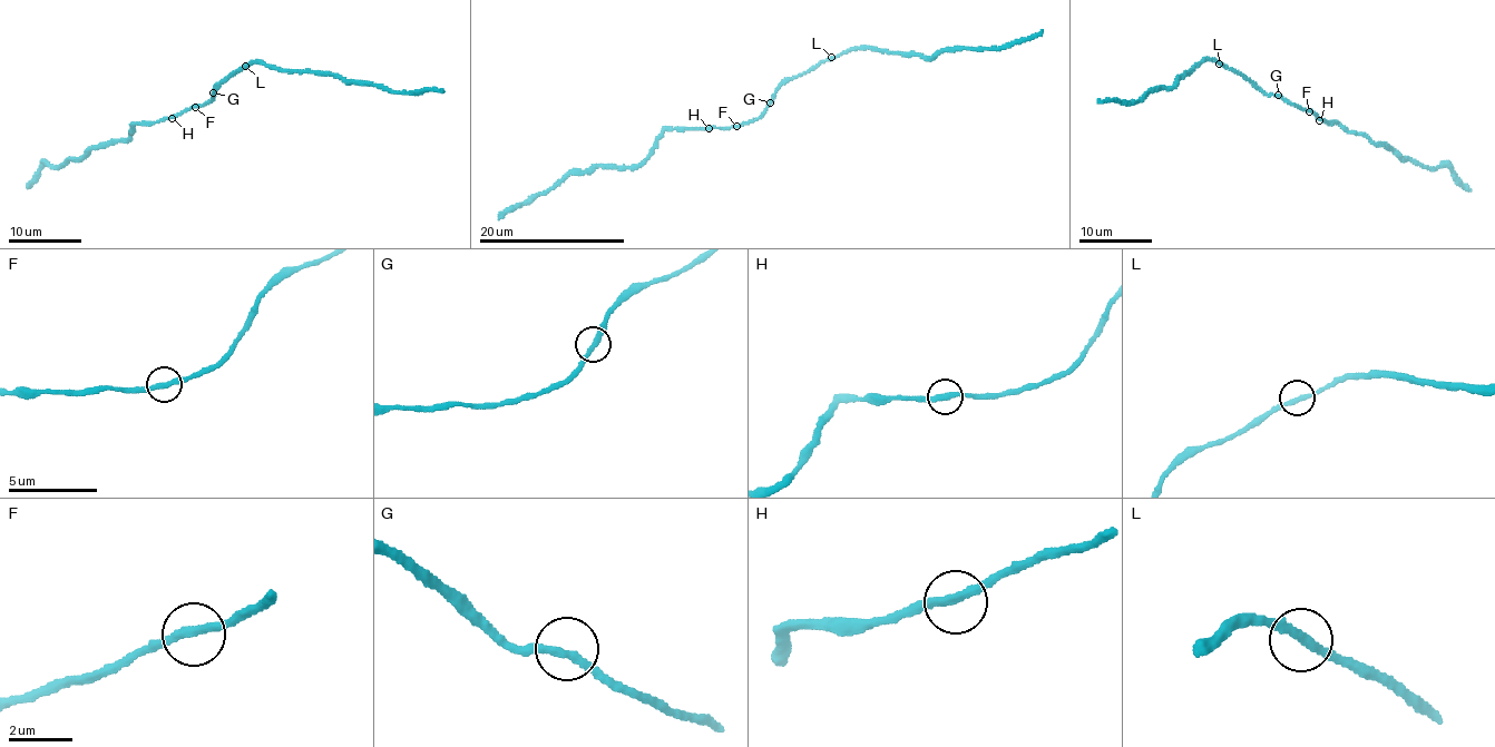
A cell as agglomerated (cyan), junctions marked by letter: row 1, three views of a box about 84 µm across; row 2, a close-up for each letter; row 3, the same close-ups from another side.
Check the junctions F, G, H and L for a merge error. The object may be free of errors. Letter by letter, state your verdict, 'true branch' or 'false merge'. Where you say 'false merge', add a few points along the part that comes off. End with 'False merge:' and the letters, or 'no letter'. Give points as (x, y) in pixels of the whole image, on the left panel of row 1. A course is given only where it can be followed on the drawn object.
F: true branch
G: true branch
H: true branch
L: true branch
False merge: no letter

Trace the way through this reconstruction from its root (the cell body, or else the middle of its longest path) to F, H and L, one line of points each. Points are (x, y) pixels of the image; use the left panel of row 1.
F: (214, 95), (209, 102), (195, 107)
H: (214, 95), (209, 102), (186, 108), (172, 118)
L: (214, 95), (222, 84), (245, 67)

